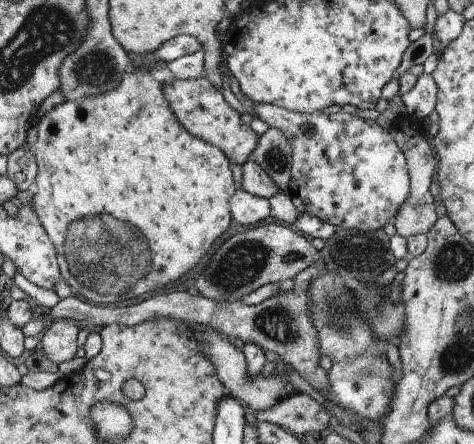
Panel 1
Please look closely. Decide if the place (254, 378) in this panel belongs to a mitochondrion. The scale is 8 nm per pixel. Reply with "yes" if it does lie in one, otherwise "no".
no

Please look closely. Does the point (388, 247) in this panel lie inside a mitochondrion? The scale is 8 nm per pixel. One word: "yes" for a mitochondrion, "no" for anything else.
no

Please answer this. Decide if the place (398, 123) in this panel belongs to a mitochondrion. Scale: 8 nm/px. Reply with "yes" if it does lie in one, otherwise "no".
no

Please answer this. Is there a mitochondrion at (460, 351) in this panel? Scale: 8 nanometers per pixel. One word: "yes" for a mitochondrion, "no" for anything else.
yes

